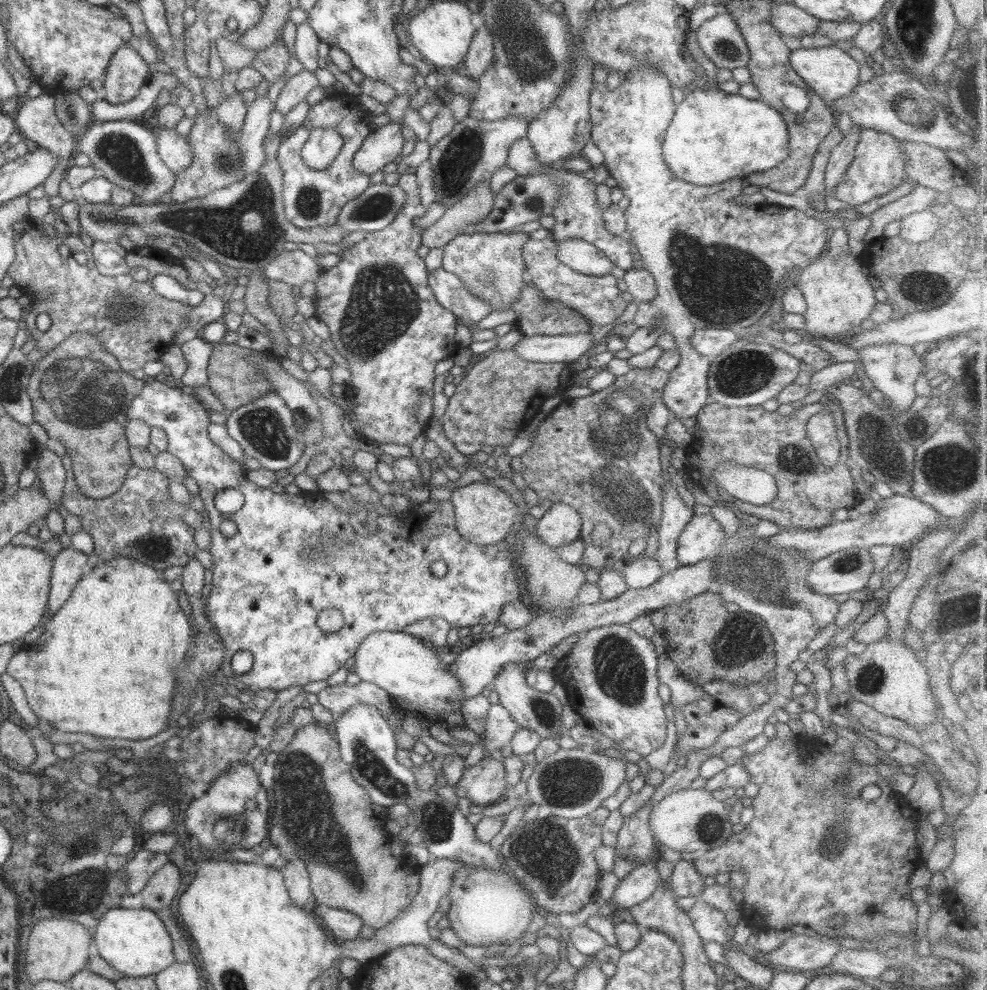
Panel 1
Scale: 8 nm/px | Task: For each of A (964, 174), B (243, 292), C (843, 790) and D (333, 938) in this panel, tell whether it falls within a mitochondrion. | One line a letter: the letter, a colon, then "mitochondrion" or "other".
A: other
B: other
C: mitochondrion
D: other

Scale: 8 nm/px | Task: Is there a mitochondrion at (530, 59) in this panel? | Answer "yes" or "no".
yes

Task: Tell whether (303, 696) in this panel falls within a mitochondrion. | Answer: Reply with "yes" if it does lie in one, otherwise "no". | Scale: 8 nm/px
no

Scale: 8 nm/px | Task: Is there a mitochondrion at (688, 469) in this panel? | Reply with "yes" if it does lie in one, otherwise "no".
no

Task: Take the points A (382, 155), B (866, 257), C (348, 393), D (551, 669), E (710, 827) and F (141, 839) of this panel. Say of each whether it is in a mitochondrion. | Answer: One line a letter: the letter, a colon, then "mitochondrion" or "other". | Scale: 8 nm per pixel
A: other
B: other
C: other
D: other
E: mitochondrion
F: other

